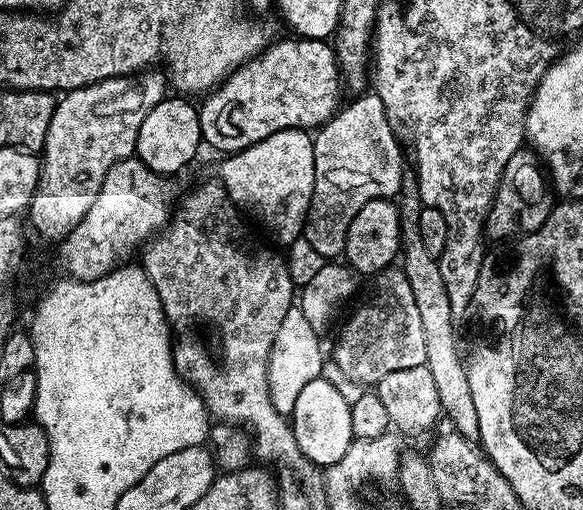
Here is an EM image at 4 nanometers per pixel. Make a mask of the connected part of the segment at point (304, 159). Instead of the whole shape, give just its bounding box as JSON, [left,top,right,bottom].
[218,129,316,244]

